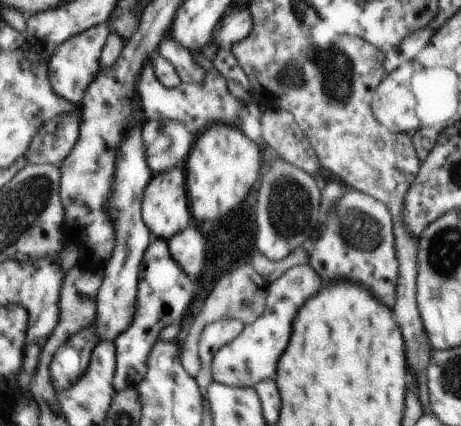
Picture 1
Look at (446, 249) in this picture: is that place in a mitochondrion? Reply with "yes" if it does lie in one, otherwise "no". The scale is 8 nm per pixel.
yes

